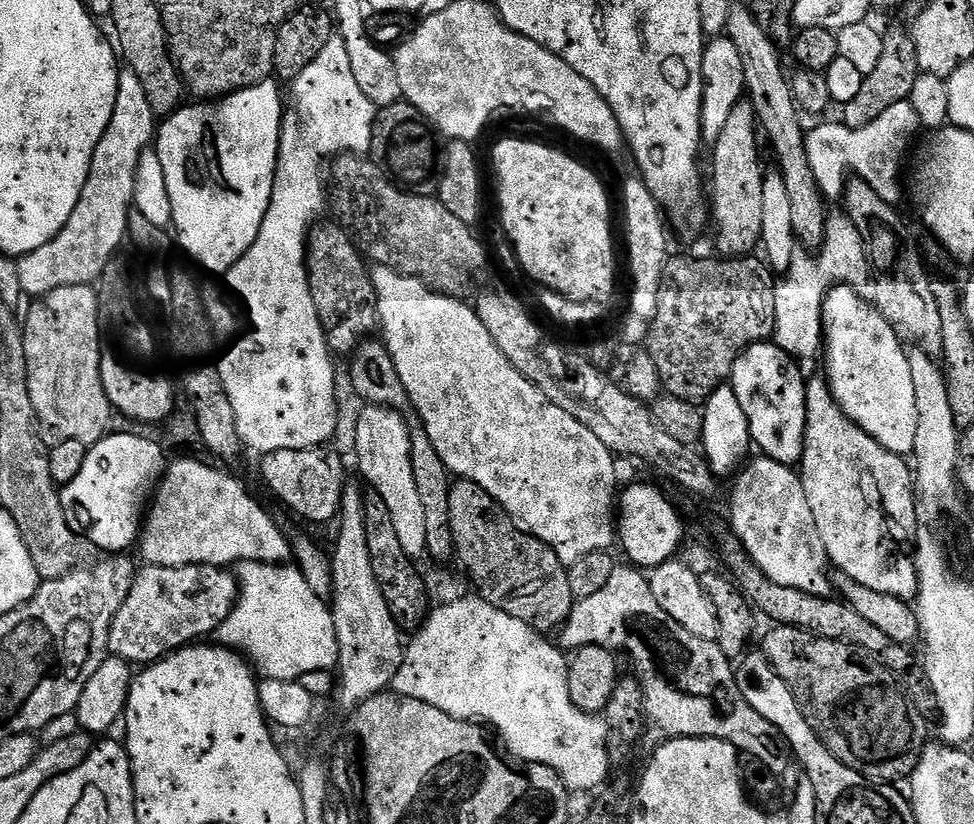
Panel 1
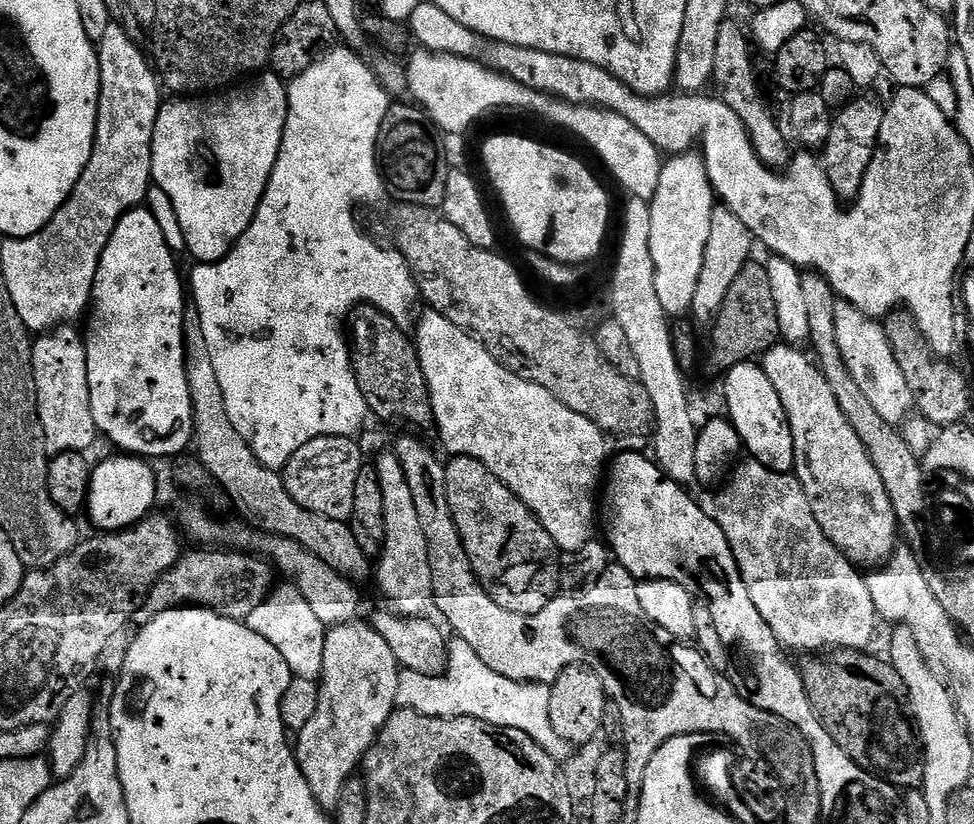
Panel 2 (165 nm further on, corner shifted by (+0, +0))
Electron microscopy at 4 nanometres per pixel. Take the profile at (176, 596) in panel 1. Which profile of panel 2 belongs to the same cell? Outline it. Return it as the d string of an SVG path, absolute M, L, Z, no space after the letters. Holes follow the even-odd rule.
M235 550L196 551L200 552L185 551L180 561L168 572L163 572L158 582L154 582L138 609L141 621L147 622L159 612L171 608L191 606L209 608L220 616L244 622L250 614L254 614L254 610L258 610L258 606L262 606L274 587L273 565L255 554Z

